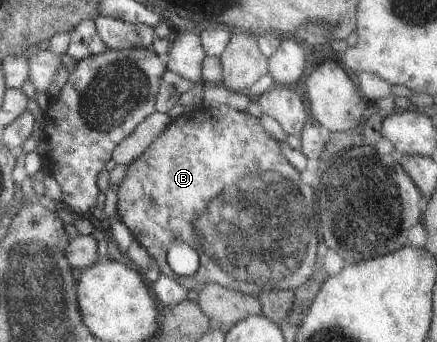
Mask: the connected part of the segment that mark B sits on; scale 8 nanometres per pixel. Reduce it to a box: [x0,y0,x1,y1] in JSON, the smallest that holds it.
[116,105,317,297]

